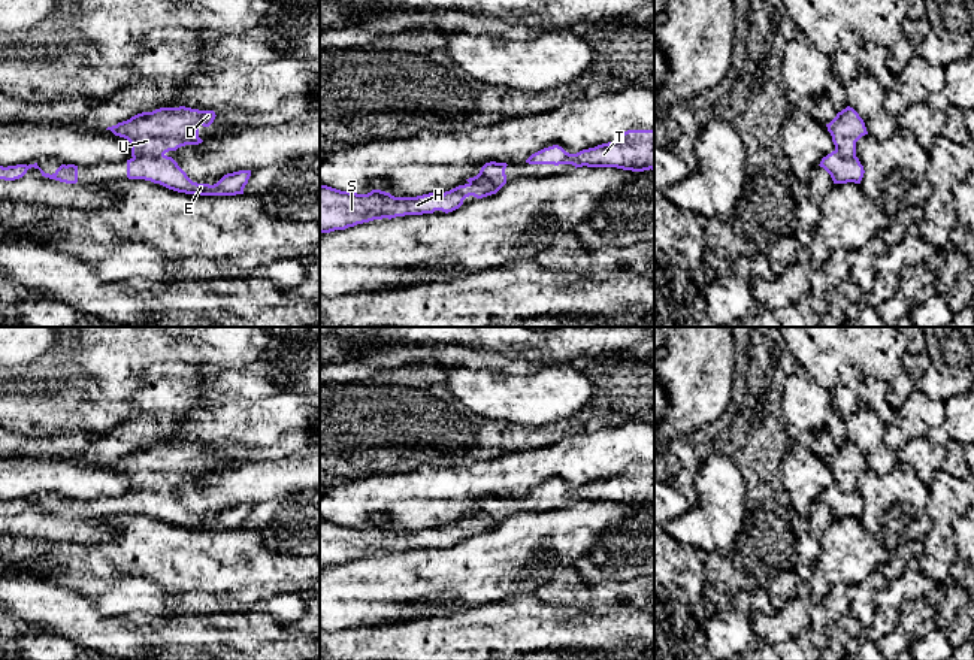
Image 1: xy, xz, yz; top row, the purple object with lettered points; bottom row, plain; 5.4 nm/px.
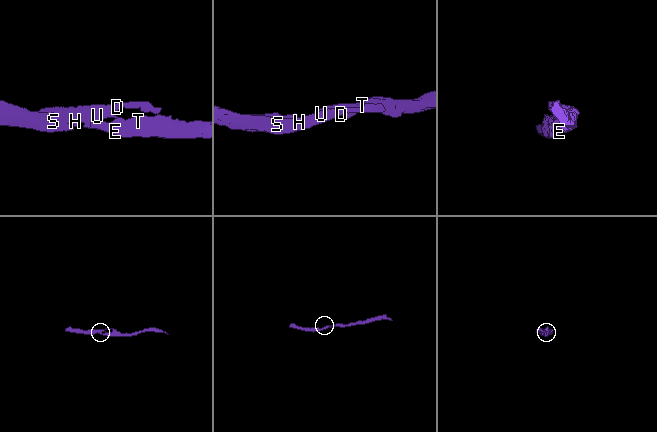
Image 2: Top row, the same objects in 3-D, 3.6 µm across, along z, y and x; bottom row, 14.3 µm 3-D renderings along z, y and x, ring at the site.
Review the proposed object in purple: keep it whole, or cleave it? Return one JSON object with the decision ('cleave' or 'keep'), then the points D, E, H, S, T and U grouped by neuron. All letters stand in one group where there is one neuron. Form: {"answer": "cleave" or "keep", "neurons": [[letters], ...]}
{"answer": "keep", "neurons": [["D", "E", "H", "S", "T", "U"]]}

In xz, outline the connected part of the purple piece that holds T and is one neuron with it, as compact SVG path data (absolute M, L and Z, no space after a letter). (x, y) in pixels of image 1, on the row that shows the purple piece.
M627 130L612 142L583 149L577 154L566 152L553 145L532 154L529 164L572 164L577 167L617 167L632 172L654 170L654 130Z

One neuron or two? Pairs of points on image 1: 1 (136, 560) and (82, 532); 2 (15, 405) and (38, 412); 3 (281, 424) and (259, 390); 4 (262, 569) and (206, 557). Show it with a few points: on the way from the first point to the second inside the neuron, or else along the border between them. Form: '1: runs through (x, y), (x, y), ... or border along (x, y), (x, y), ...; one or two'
1: border along (120, 533), (115, 539), (87, 544); two
2: runs through (21, 409), (32, 409); one
3: border along (290, 390), (259, 399), (235, 399); two
4: runs through (248, 566), (238, 559), (220, 559); one

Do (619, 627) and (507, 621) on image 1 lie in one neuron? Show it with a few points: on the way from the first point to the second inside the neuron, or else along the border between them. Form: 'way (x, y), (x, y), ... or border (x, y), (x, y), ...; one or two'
way (590, 627), (535, 626); one

